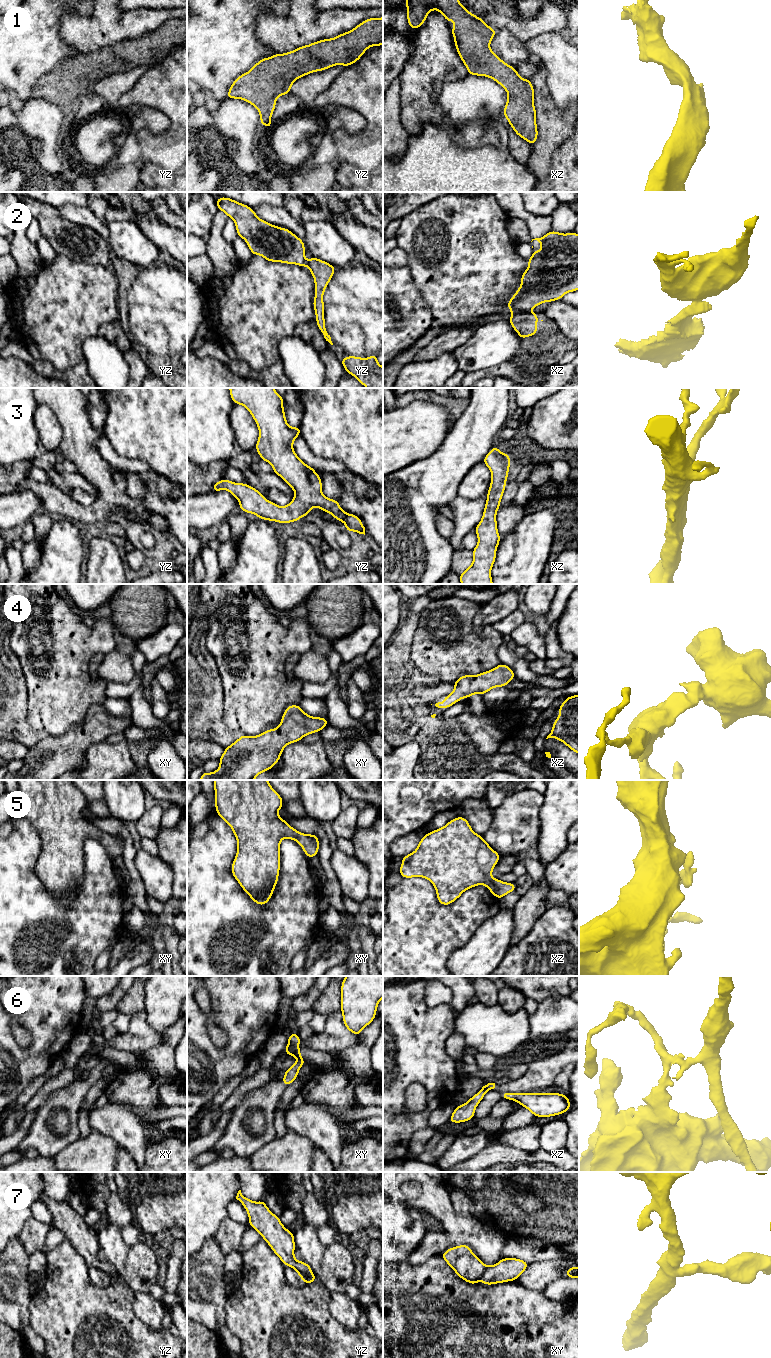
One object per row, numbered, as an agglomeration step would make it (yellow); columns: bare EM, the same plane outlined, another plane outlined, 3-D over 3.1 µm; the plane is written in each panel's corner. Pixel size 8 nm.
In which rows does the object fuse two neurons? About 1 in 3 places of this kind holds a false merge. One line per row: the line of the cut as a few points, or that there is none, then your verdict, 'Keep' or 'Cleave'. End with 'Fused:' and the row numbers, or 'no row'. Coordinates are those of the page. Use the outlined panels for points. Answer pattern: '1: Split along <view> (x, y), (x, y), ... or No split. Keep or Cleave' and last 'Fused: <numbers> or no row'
1: No split. Keep
2: Split along xz (523, 310), (512, 312). Cleave
3: No split. Keep
4: No split. Keep
5: No split. Keep
6: Split along xy (288, 1043), (297, 1045). Cleave
7: Split along yz (297, 1271), (305, 1274), (308, 1277), (309, 1283). Cleave
Fused: 2, 6, 7

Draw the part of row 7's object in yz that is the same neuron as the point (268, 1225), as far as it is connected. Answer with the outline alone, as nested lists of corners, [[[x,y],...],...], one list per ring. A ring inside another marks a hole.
[[[241,1190],[236,1199],[242,1203],[249,1216],[248,1224],[255,1229],[261,1238],[265,1239],[273,1252],[279,1257],[285,1266],[295,1269],[302,1275],[309,1277],[309,1284],[317,1279],[306,1262],[298,1261],[294,1256],[295,1241],[294,1233],[289,1232],[280,1221],[279,1216],[273,1214],[263,1199],[254,1202],[244,1197]]]

